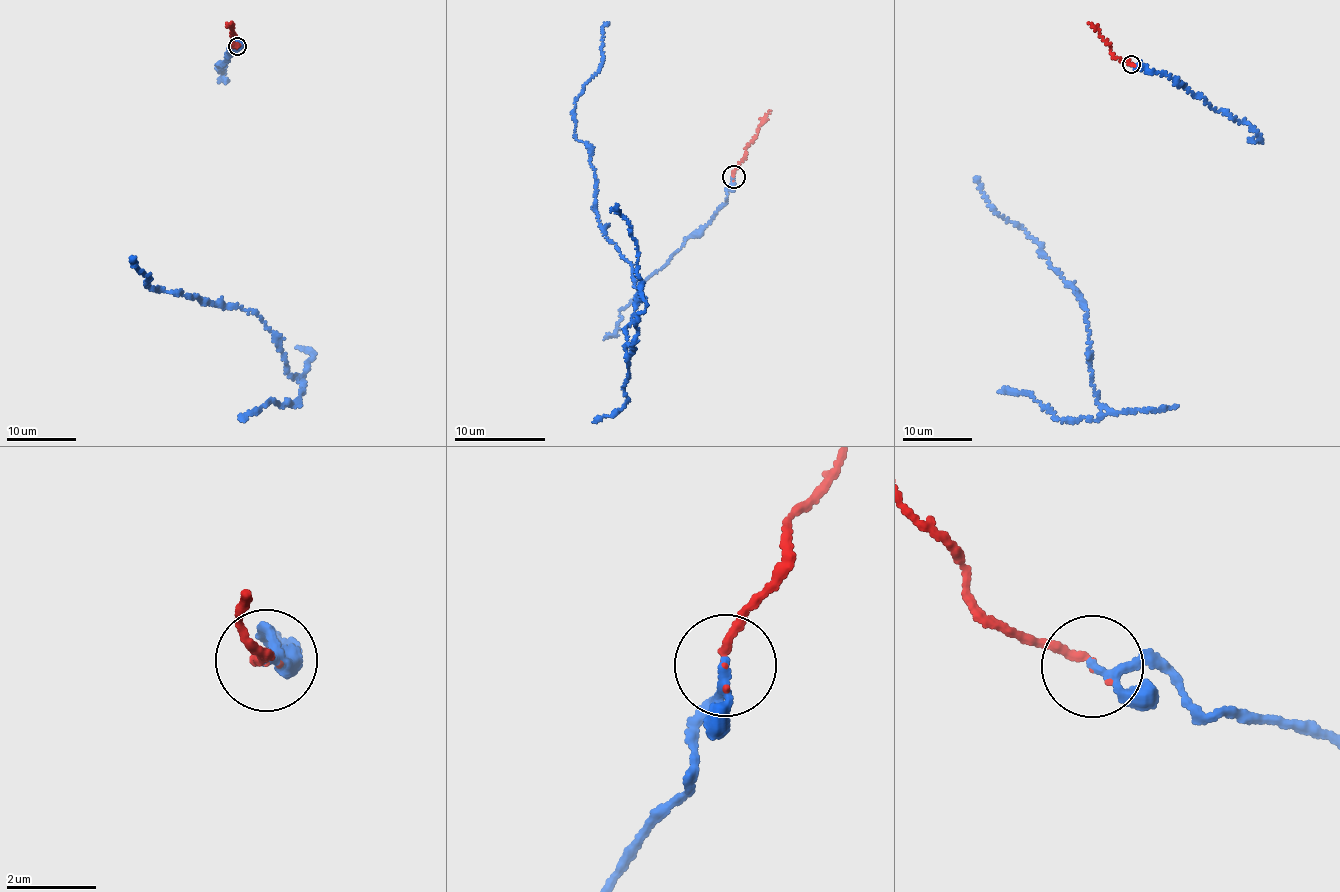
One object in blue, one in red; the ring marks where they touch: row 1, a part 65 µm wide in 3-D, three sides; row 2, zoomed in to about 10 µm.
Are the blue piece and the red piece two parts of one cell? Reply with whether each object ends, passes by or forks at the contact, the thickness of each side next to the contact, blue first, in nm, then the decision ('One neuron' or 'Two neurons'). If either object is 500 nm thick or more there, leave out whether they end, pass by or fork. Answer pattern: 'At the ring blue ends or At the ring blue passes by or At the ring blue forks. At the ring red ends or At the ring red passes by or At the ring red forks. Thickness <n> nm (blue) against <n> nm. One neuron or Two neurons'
At the ring blue ends. At the ring red ends. Thickness 200 nm (blue) against 140 nm. One neuron

